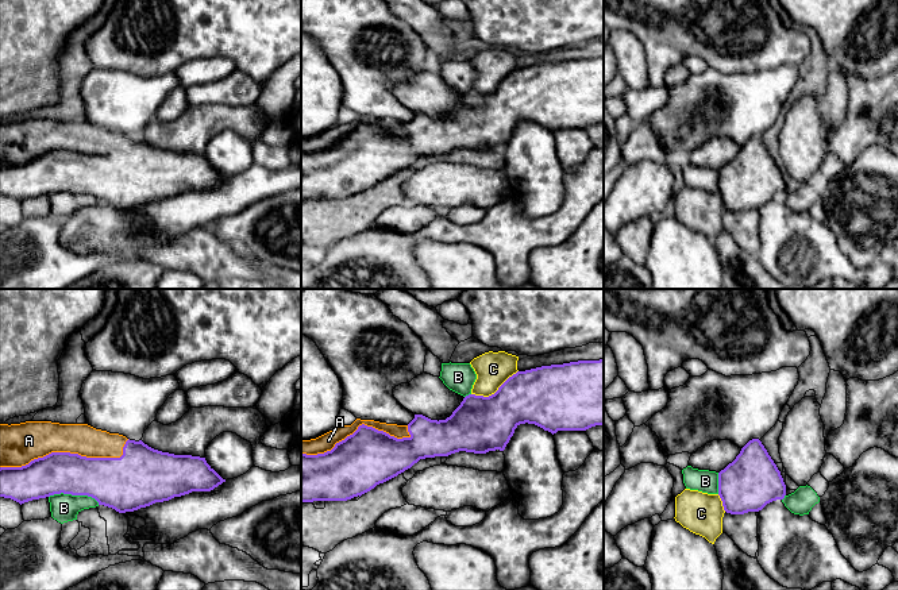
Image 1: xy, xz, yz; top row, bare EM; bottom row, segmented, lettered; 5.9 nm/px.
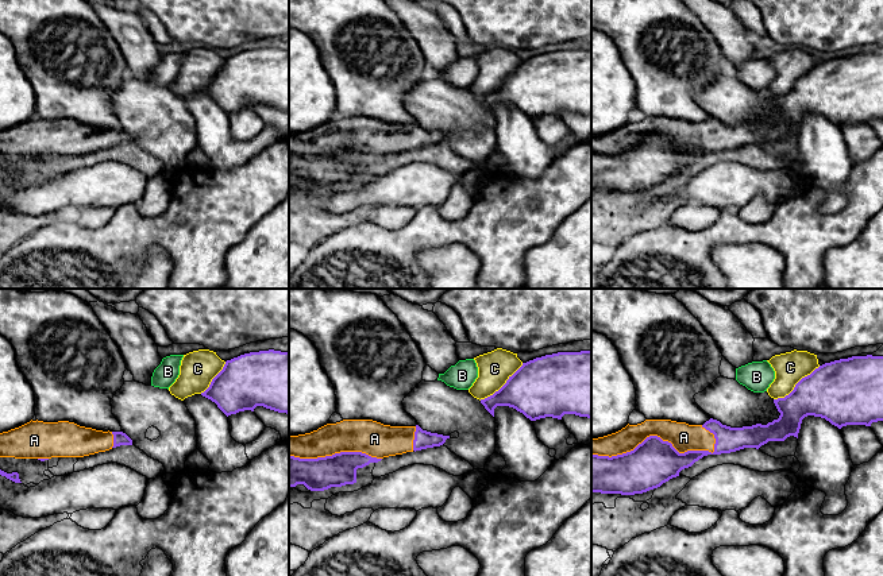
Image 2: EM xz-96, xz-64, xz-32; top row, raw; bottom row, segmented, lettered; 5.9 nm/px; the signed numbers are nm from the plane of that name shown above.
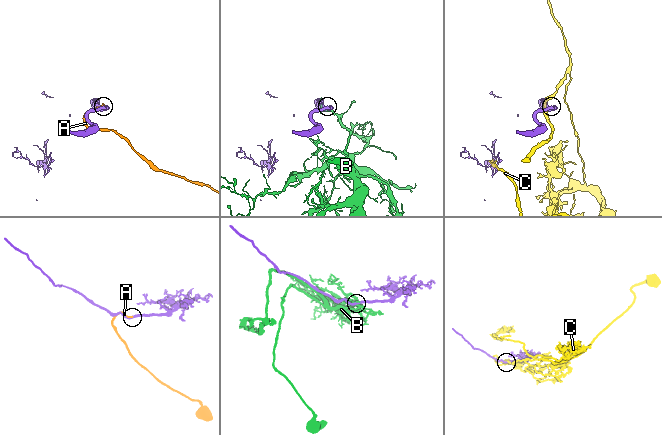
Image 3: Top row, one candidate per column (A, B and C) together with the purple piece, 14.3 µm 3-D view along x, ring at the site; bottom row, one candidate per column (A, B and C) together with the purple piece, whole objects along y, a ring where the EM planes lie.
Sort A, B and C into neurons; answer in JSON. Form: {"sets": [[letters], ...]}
{"sets": [["A"], ["B"], ["C"]]}

